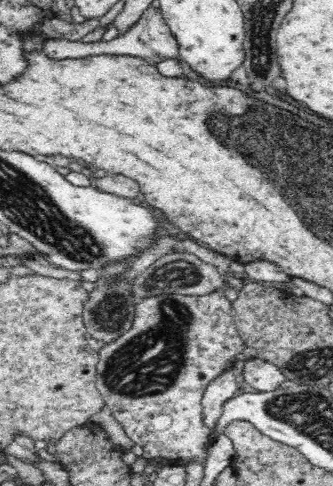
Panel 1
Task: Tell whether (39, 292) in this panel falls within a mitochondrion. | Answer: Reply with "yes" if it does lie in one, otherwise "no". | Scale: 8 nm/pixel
no

